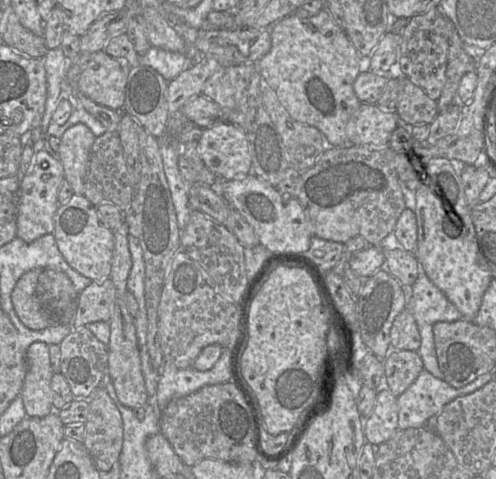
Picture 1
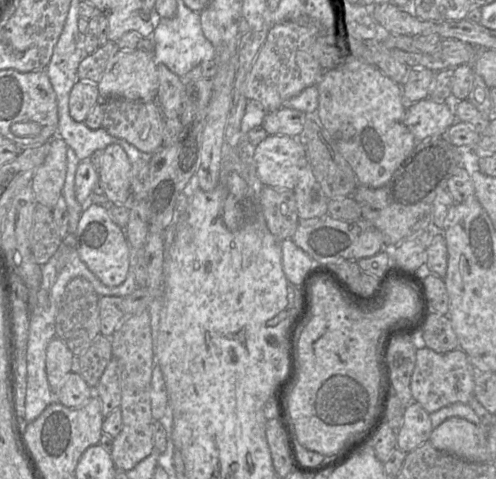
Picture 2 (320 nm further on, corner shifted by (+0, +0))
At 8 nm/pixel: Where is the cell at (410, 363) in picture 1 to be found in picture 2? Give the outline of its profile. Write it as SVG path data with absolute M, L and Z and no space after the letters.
M429 348L416 350L416 362L411 376L411 393L416 403L429 414L455 403L467 404L474 398L473 365L468 355L457 348L437 353Z

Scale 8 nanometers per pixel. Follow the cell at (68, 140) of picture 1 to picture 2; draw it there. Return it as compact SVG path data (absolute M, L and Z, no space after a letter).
M118 144L95 151L89 159L98 170L99 186L111 205L129 205L131 201L131 162Z

